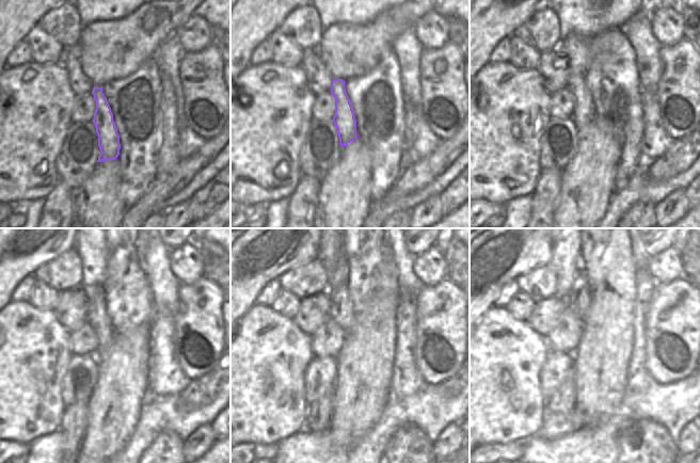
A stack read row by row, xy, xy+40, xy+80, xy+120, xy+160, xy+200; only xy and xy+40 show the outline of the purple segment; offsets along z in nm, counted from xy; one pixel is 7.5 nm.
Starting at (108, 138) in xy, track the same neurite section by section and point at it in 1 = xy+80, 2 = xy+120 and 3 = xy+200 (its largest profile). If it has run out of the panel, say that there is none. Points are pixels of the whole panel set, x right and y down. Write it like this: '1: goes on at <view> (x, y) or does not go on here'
1: goes on at xy+80 (583, 114)
2: goes on at xy+120 (98, 319)
3: goes on at xy+200 (578, 298)

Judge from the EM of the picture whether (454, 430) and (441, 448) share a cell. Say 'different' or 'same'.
same

